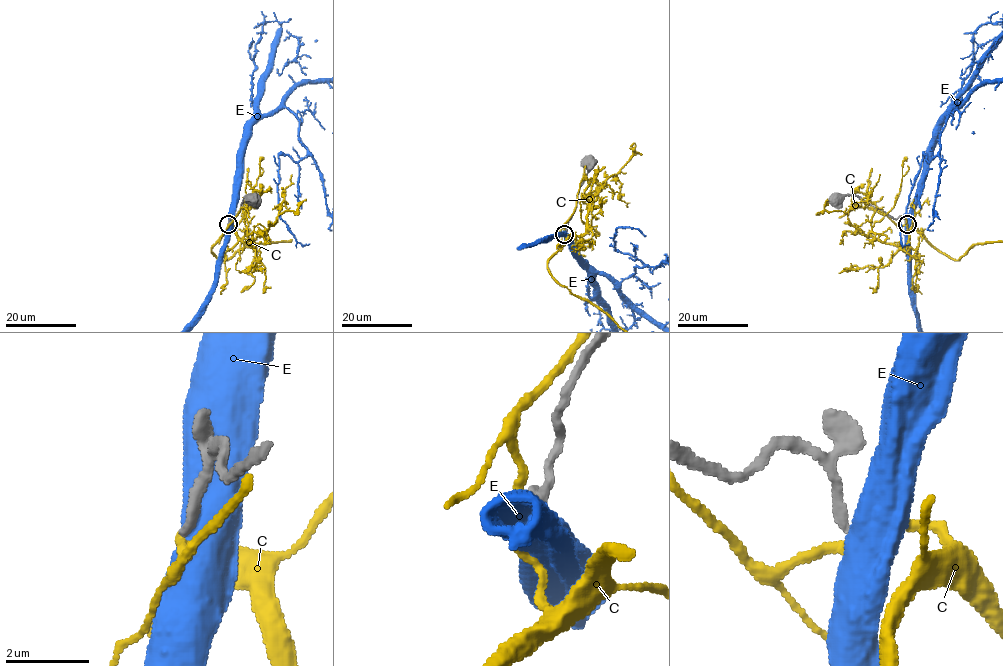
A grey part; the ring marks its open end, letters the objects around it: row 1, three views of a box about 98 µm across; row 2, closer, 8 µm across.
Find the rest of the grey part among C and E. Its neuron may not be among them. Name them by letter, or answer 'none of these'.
none of these

